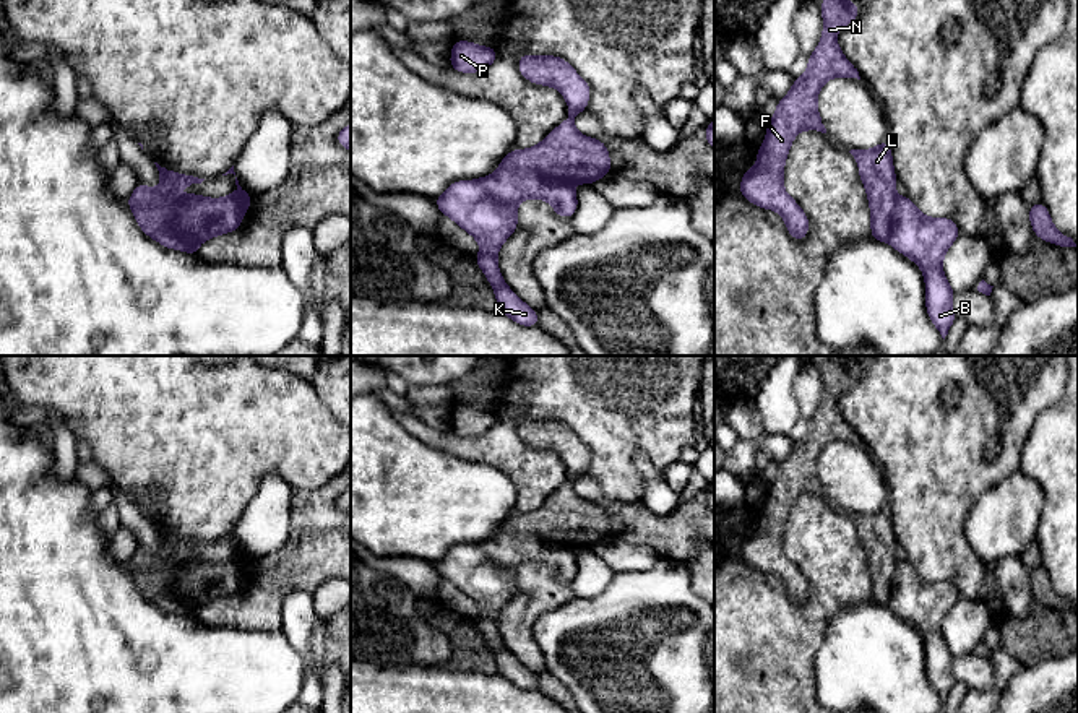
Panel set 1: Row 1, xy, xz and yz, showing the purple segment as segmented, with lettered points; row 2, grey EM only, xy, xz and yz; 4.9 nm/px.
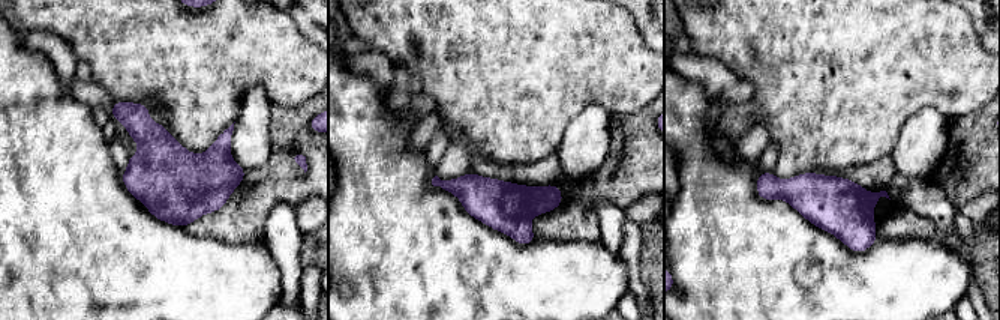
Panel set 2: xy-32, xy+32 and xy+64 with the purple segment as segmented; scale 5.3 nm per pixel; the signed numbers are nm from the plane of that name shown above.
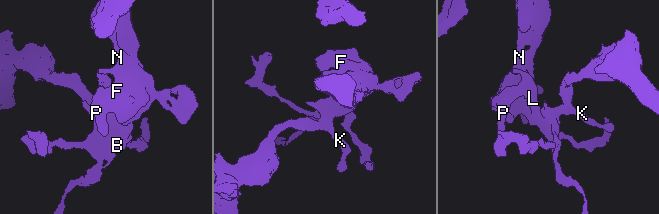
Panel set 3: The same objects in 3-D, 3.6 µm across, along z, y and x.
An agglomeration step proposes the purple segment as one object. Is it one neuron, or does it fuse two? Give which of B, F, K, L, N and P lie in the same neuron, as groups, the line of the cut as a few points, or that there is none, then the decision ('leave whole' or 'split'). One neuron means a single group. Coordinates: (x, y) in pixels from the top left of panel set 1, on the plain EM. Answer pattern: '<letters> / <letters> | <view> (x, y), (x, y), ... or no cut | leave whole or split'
B K / F L N P | xy (132, 570), (168, 572), (179, 585), (181, 595), (198, 608) | split

